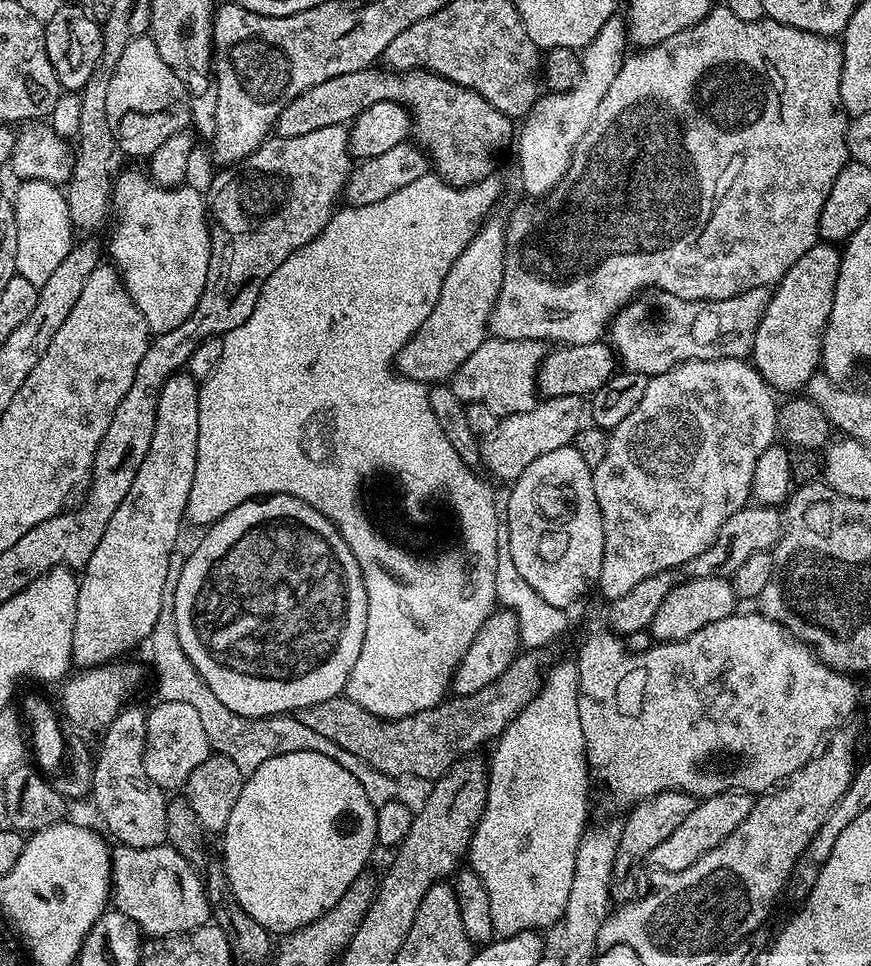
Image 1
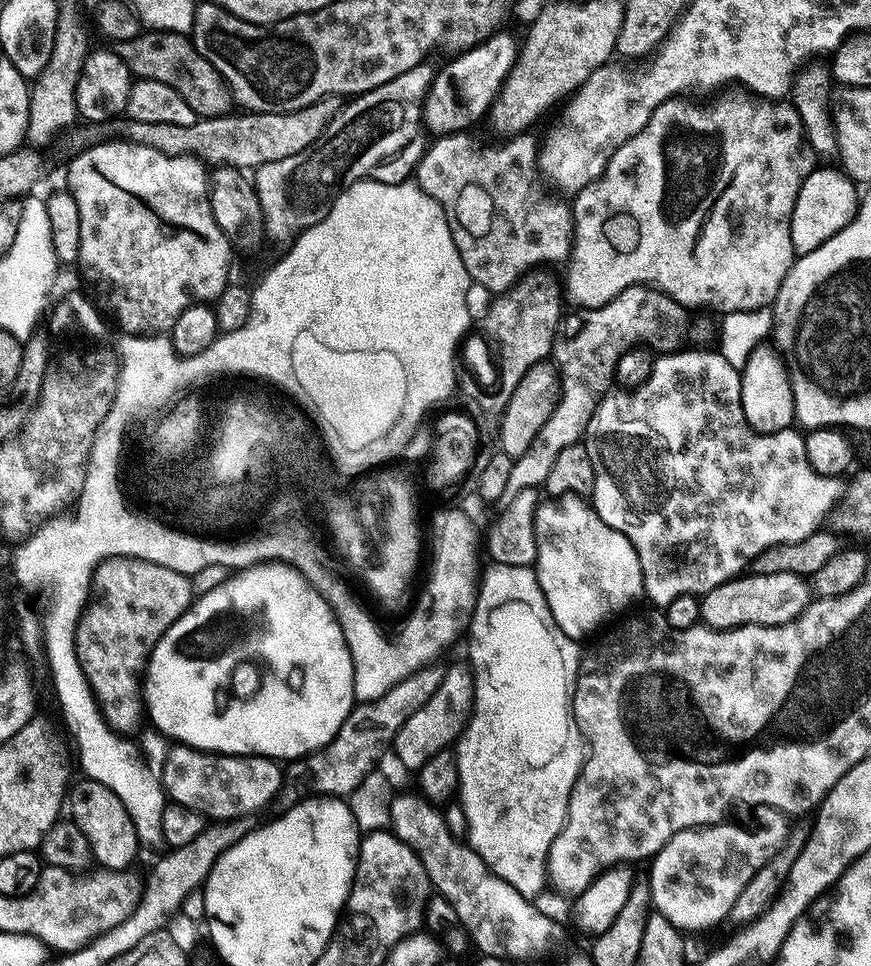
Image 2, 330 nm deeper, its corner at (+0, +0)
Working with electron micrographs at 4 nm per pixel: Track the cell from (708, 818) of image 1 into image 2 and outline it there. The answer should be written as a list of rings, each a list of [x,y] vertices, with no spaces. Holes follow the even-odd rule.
[[[765,804],[755,809],[756,825],[752,829],[739,828],[729,822],[717,822],[699,828],[688,828],[679,832],[677,836],[671,836],[662,851],[651,857],[652,876],[650,875],[650,891],[652,904],[655,911],[660,912],[671,922],[675,928],[687,930],[687,928],[708,928],[716,924],[720,919],[731,913],[738,894],[754,878],[754,874],[767,860],[776,853],[776,850],[784,843],[785,837],[790,831],[790,820],[783,812],[771,808]]]

